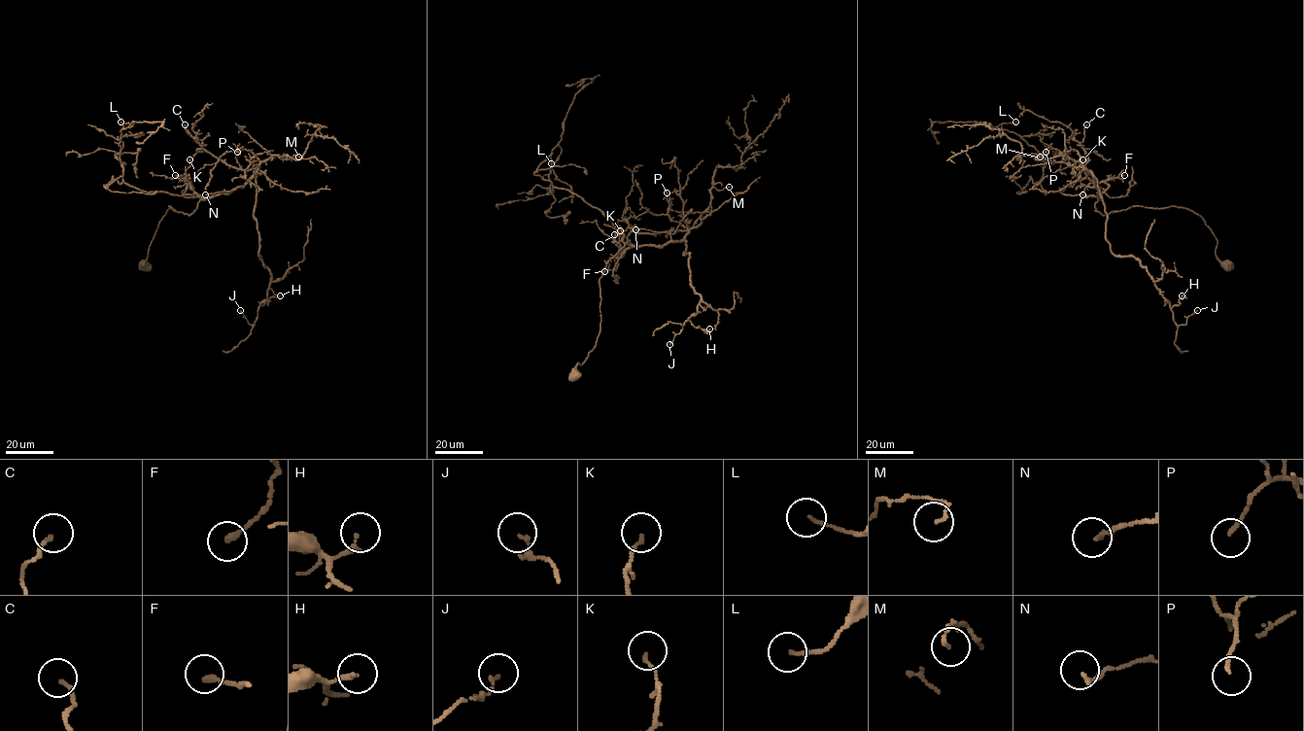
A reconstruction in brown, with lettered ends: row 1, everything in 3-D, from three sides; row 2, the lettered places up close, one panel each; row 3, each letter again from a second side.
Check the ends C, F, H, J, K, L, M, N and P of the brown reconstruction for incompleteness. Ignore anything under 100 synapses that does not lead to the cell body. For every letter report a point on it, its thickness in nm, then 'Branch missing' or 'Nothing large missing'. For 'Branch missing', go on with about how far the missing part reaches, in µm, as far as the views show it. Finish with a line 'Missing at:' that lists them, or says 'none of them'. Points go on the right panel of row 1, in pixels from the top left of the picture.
C: Place: (1086, 124). Thickness 150 nm. Nothing large missing
F: Place: (1124, 175). Thickness 240 nm. Nothing large missing
H: Place: (1182, 295). Thickness 200 nm. Nothing large missing
J: Place: (1197, 310). Thickness 120 nm. Nothing large missing
K: Place: (1082, 159). Thickness 140 nm. Nothing large missing
L: Place: (1015, 121). Thickness 130 nm. Nothing large missing
M: Place: (1040, 156). Thickness 120 nm. Nothing large missing
N: Place: (1082, 194). Thickness 190 nm. Nothing large missing
P: Place: (1046, 152). Thickness 130 nm. Nothing large missing
Missing at: none of them

